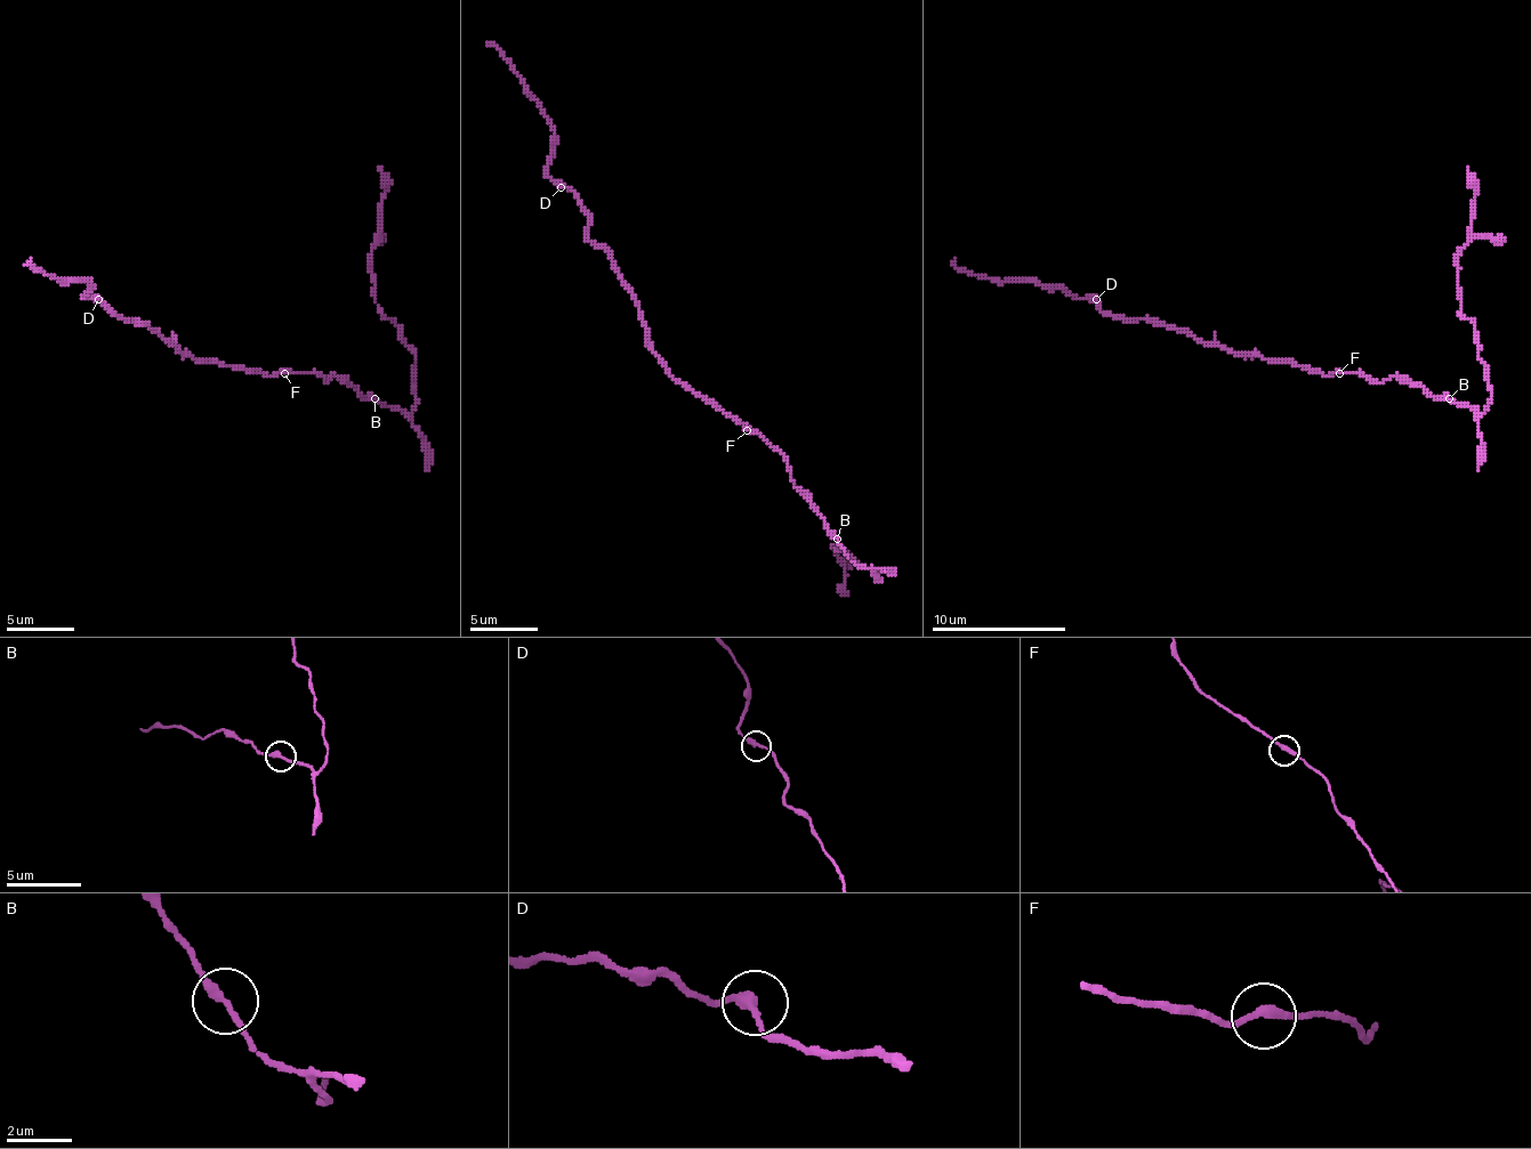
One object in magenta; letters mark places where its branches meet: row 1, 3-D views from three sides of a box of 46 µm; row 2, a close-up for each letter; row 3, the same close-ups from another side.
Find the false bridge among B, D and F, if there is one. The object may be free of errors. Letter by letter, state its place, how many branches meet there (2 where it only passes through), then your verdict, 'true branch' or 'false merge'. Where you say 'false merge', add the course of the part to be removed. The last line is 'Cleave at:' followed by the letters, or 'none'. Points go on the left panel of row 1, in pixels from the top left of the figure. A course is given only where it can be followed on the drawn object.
B: (375, 398) | 2 | true branch
D: (98, 299) | 2 | true branch
F: (284, 373) | 2 | true branch
Cleave at: none

